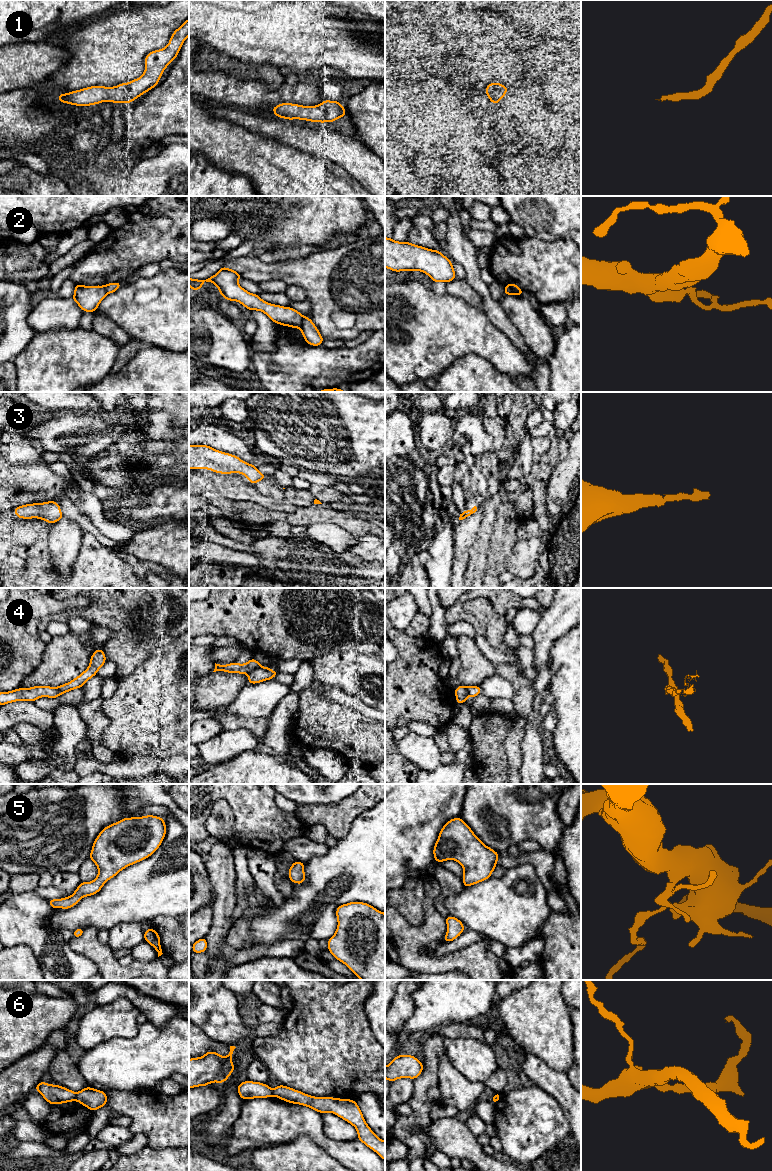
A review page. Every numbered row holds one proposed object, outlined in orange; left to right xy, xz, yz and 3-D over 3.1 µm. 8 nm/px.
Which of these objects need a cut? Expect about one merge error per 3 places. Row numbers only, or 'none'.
2, 4, 6

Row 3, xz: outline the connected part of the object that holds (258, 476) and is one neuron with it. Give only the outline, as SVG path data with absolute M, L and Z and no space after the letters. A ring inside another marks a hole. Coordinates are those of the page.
M189 445L189 469L208 469L221 474L240 473L253 485L267 478L256 466L208 445Z

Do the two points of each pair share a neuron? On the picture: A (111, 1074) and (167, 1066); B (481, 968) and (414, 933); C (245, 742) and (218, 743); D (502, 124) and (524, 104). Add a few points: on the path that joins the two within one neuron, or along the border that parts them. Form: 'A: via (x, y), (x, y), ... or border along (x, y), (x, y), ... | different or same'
A: via (125, 1066), (153, 1066) | same
B: via (460, 963), (426, 963), (417, 954) | same
C: via (238, 742), (225, 743) | same
D: border along (500, 103), (517, 119), (521, 128), (526, 133) | different

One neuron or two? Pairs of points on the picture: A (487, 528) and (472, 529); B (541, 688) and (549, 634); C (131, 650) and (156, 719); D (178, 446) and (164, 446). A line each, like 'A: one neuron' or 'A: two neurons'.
A: two neurons
B: one neuron
C: one neuron
D: one neuron

